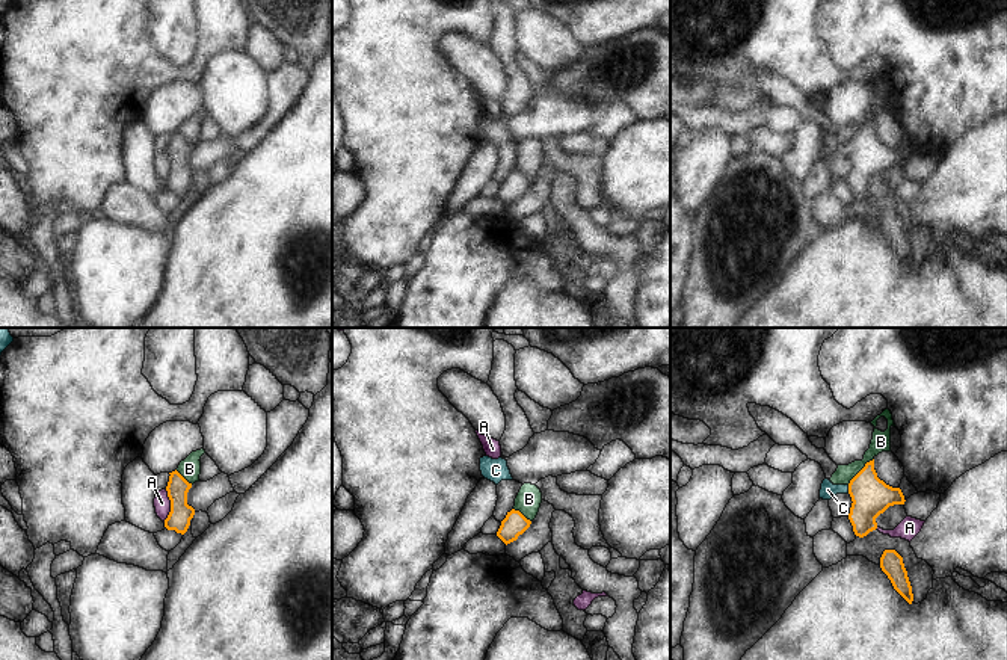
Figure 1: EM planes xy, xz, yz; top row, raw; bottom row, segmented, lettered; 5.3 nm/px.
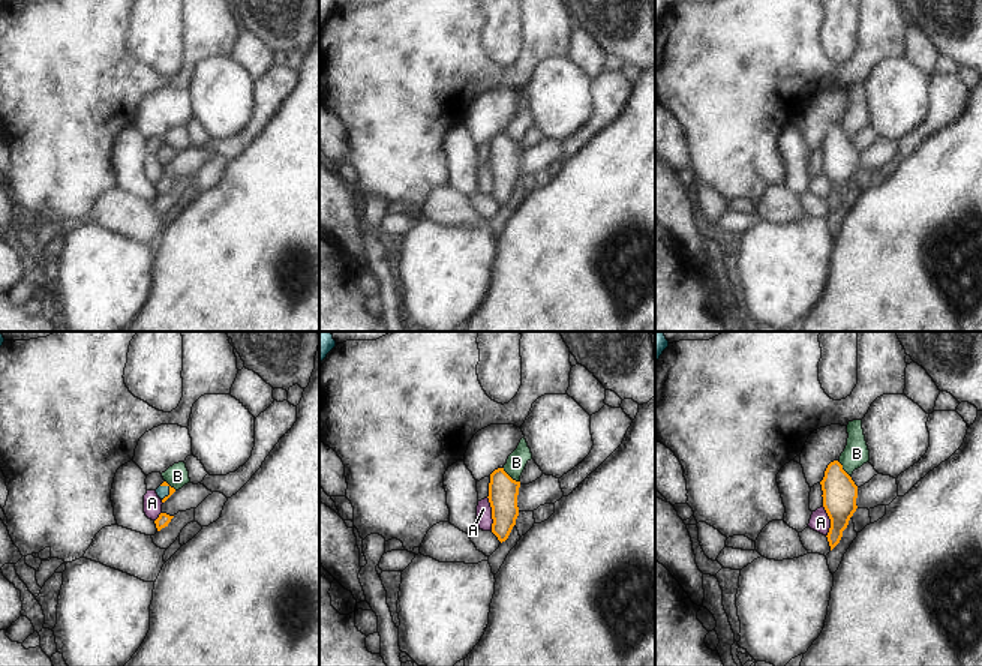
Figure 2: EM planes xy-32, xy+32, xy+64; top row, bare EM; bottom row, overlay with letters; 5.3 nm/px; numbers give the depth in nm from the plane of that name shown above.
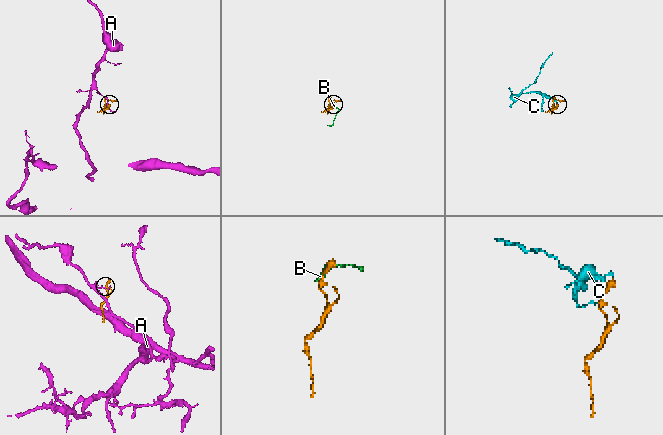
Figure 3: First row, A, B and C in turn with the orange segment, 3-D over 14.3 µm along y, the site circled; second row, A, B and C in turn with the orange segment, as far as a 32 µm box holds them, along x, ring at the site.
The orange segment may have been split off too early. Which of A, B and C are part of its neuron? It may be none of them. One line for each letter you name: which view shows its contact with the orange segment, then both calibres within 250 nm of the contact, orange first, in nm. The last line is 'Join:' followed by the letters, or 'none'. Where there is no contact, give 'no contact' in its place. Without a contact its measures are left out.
C: yz | 200/80 nm
Join: C

